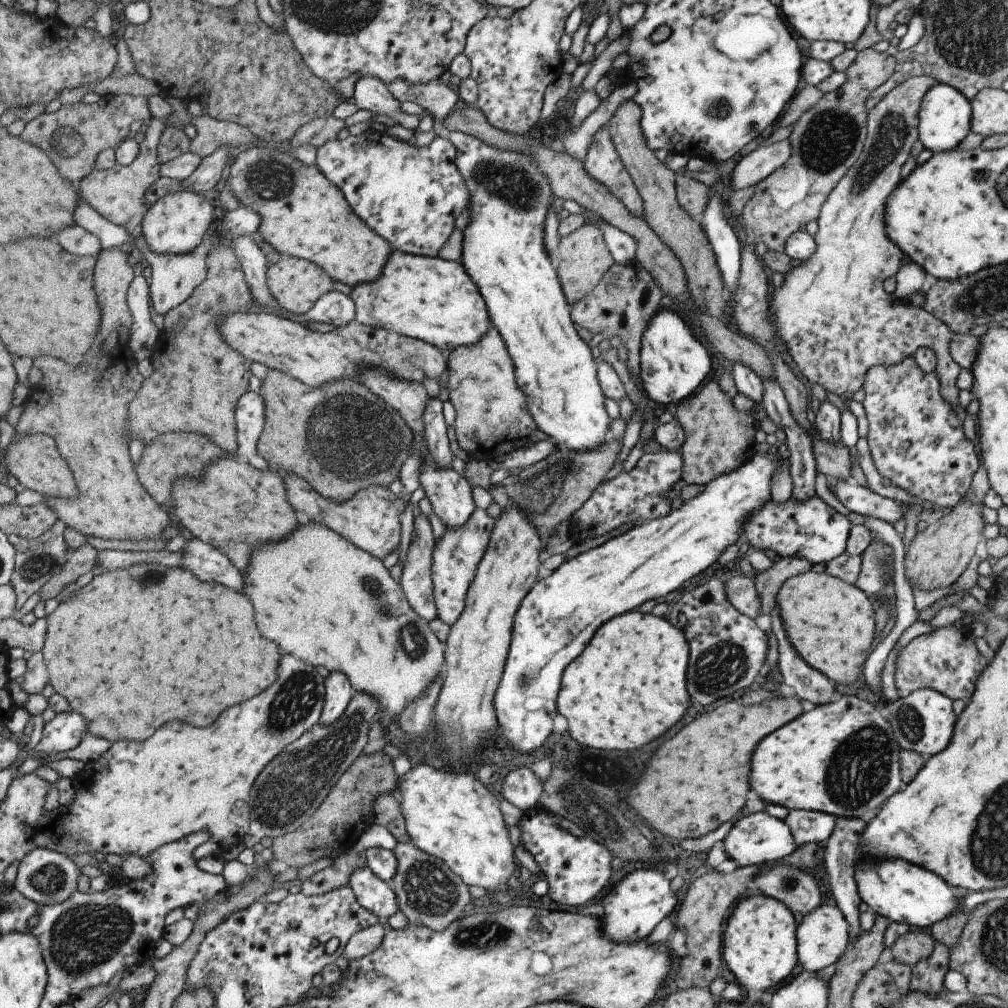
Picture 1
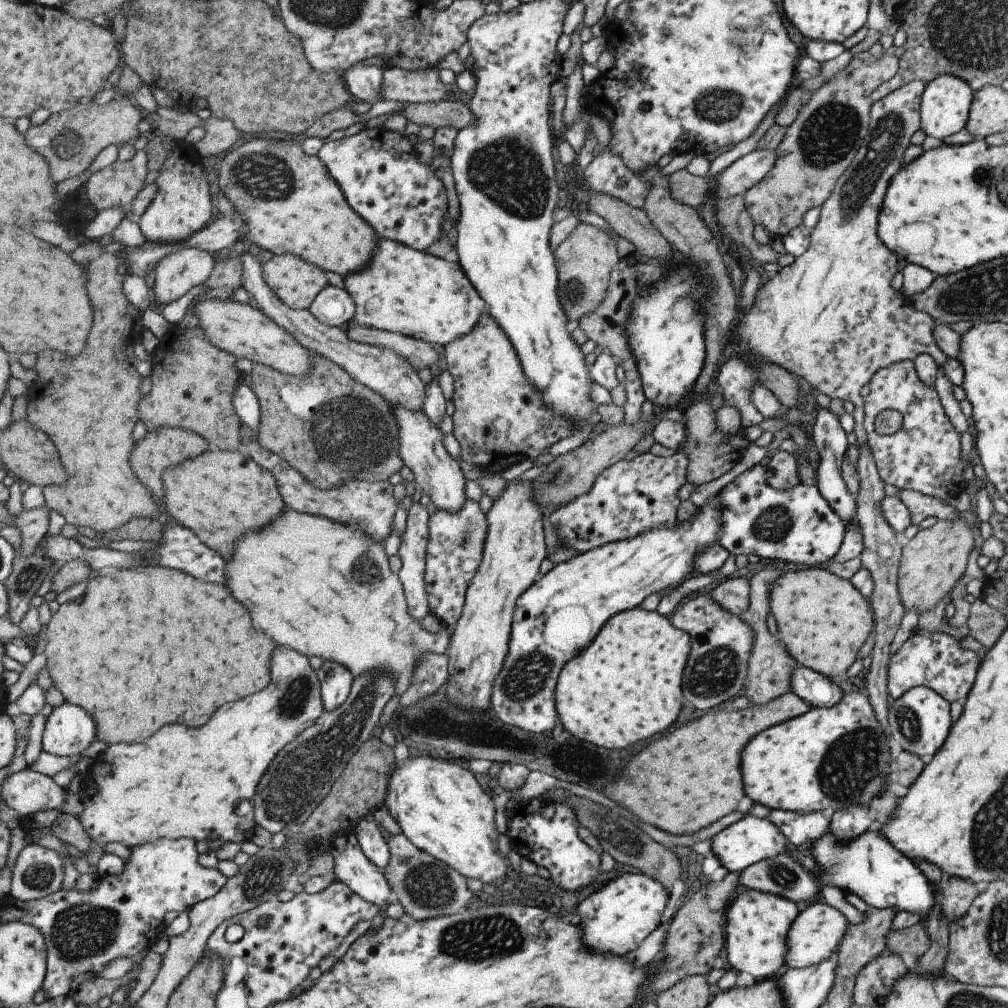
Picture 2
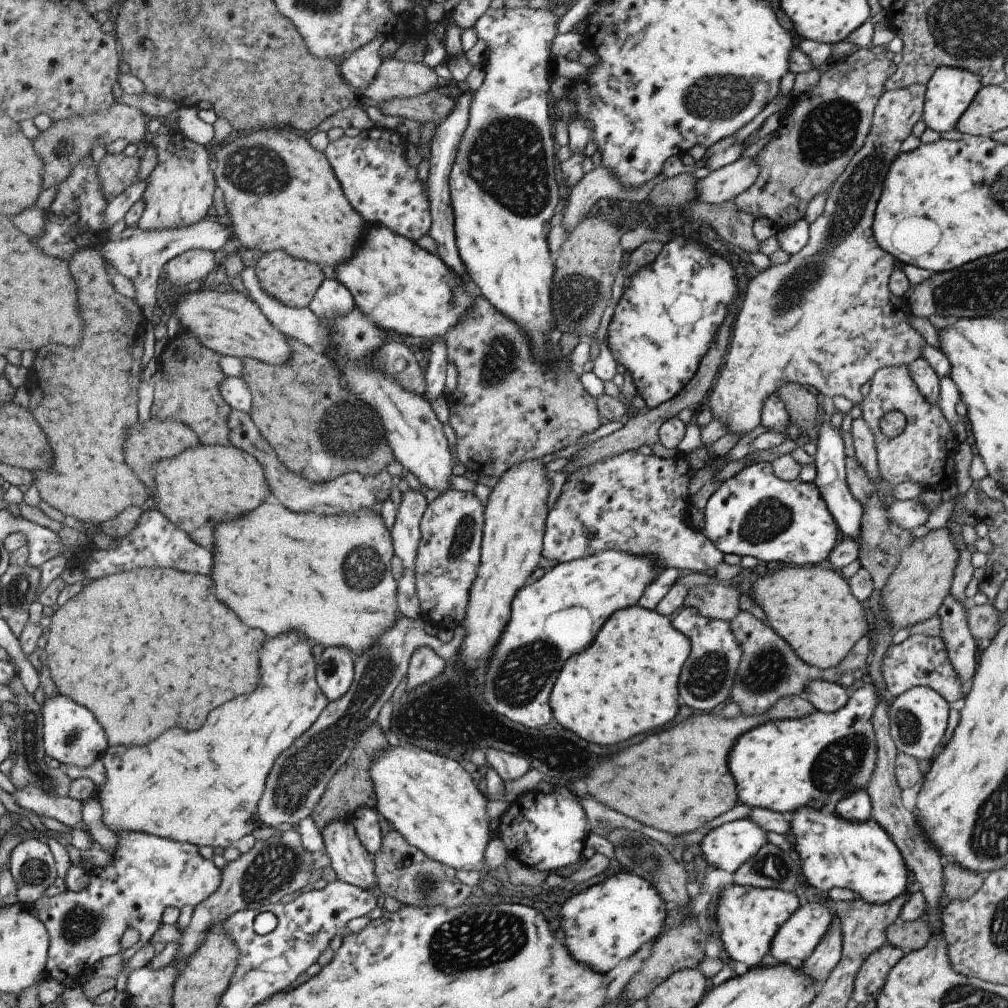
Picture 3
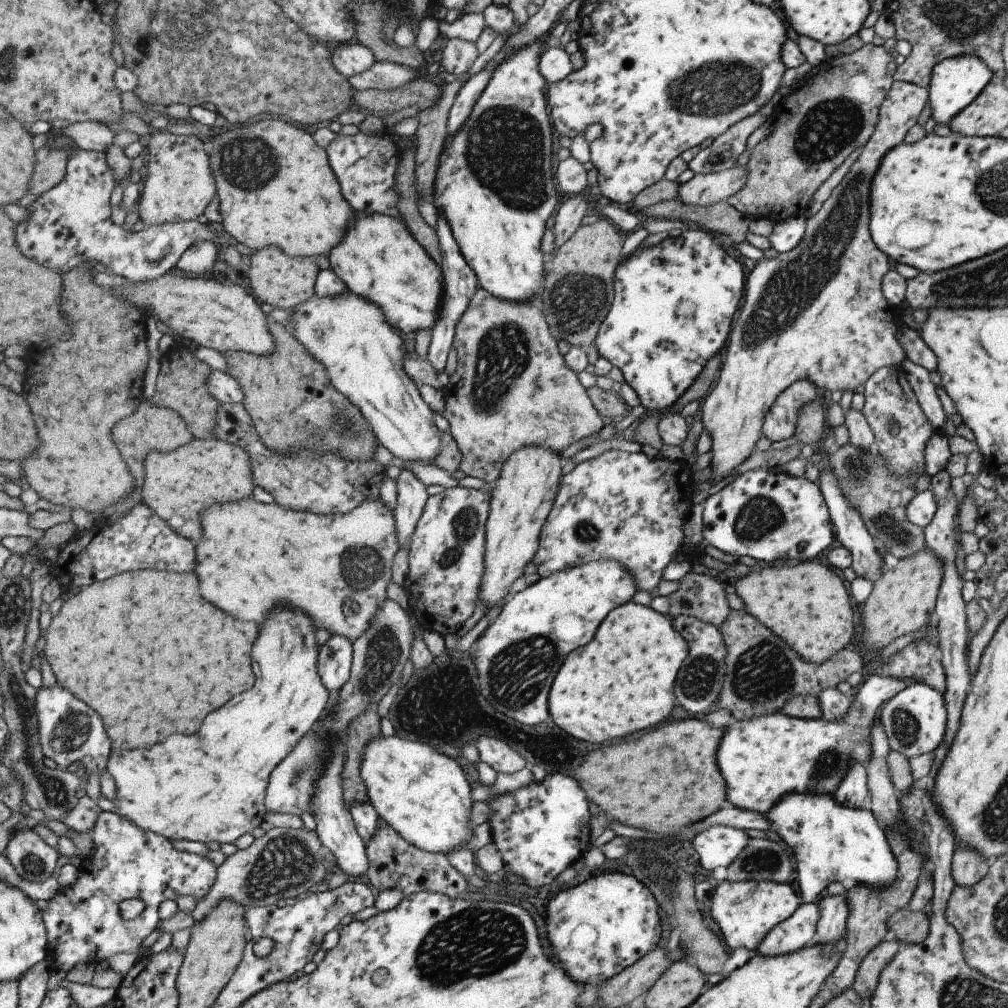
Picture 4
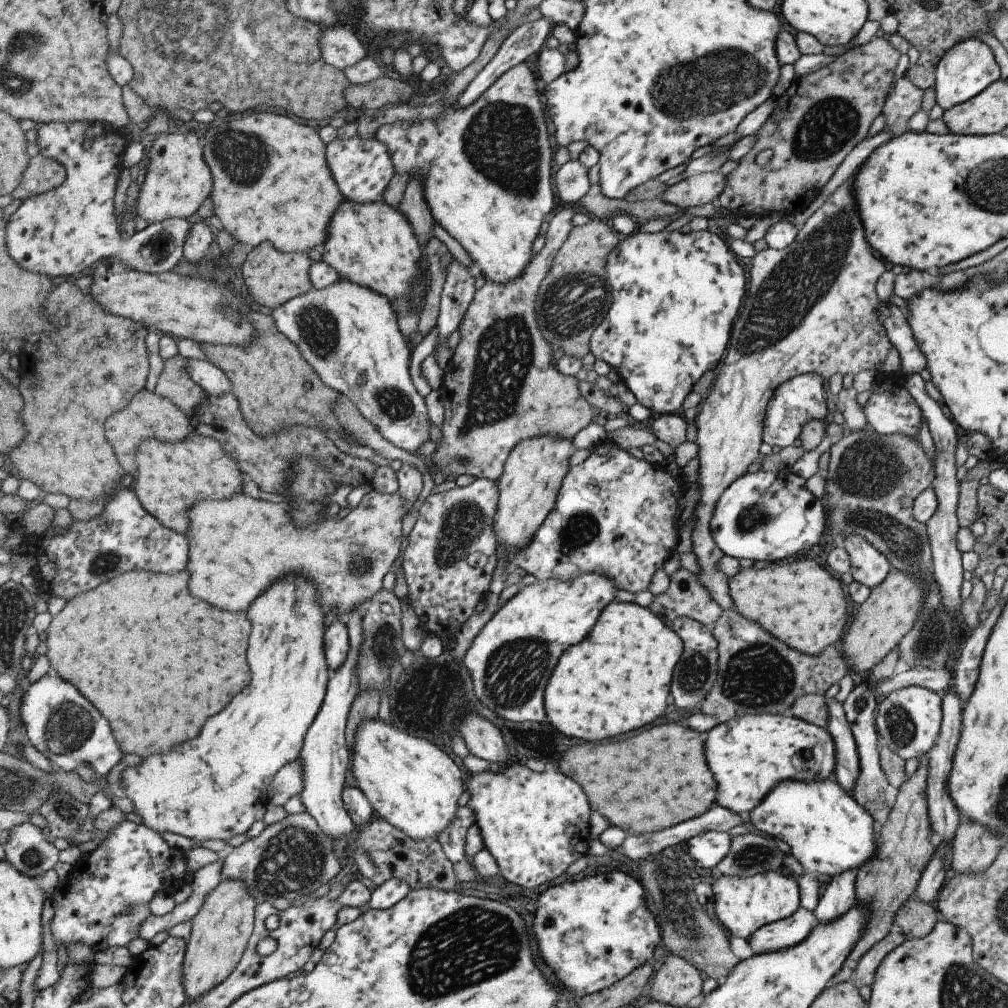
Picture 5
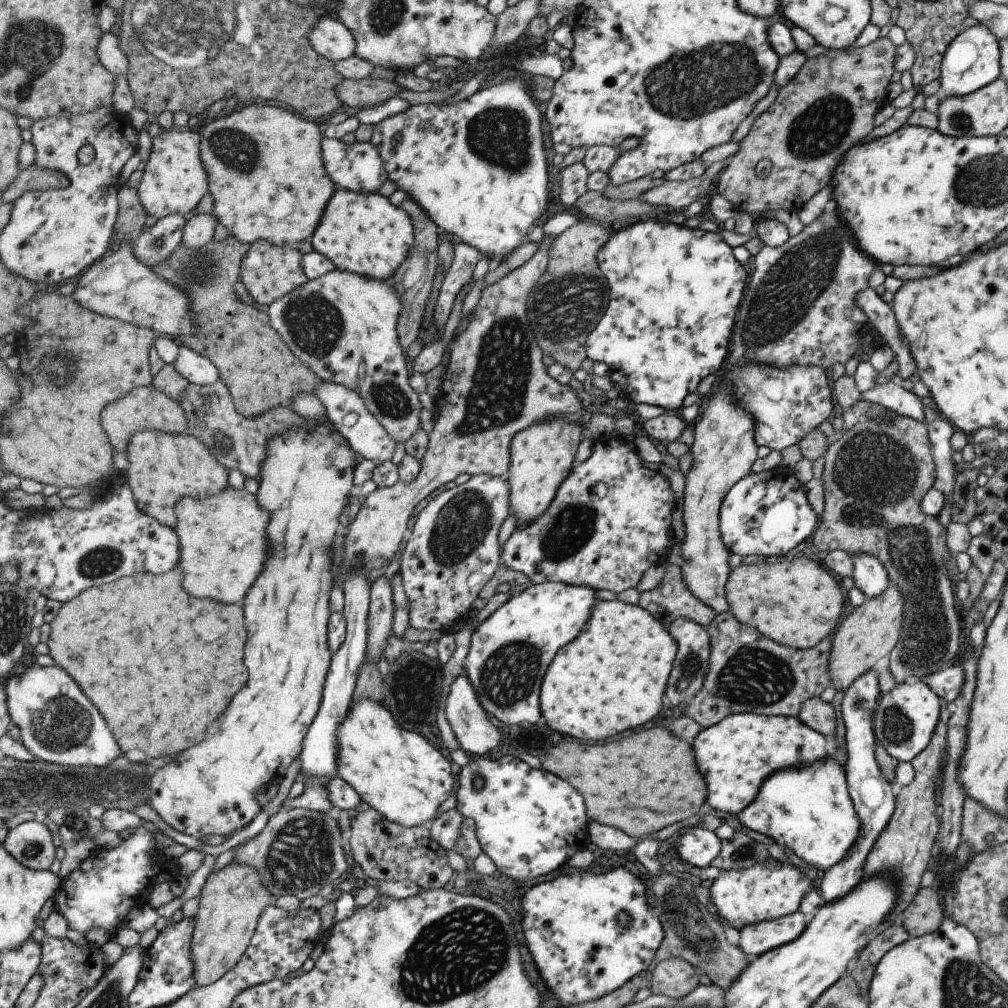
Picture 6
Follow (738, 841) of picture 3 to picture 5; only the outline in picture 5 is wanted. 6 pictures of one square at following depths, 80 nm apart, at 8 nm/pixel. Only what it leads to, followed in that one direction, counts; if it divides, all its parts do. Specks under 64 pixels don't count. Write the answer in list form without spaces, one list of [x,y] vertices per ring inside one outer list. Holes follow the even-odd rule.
[[[709,831],[688,838],[685,858],[688,864],[696,863],[704,868],[716,866],[720,858],[727,854],[730,838],[726,832]]]

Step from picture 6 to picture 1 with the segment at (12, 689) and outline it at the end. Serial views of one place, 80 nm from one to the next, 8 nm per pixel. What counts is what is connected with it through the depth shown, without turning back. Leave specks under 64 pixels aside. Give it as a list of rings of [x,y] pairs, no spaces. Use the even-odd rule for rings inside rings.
[[[75,710],[59,713],[44,726],[42,739],[35,750],[51,754],[69,752],[77,748],[87,735],[89,735],[89,722],[85,720],[83,714]]]

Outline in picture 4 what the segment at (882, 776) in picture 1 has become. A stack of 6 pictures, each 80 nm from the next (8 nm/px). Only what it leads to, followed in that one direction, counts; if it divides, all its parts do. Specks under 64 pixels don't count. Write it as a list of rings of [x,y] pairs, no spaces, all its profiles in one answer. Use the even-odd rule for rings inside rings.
[[[885,674],[870,675],[863,684],[852,692],[851,705],[846,715],[837,722],[821,719],[800,719],[784,715],[781,712],[750,718],[749,720],[732,720],[721,735],[717,744],[715,762],[719,766],[719,774],[725,780],[725,800],[735,808],[745,809],[756,813],[764,813],[775,804],[784,794],[828,794],[834,793],[837,783],[845,776],[846,770],[853,761],[865,764],[869,760],[869,728],[876,719],[880,706],[894,694],[906,686],[918,682],[914,678],[893,678]]]

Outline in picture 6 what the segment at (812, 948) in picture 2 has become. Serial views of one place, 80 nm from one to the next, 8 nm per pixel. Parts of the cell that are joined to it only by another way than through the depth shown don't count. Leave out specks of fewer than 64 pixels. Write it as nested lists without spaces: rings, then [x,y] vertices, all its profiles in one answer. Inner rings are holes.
[[[795,911],[783,917],[756,922],[754,925],[741,925],[737,930],[738,947],[744,954],[758,957],[796,939],[806,924],[806,918],[799,911]]]

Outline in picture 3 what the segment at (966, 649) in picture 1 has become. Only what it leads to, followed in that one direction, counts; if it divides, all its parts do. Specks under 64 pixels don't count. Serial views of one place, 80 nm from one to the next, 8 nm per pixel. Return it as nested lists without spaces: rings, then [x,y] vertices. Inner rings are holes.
[[[912,634],[901,644],[889,646],[881,658],[881,676],[887,688],[890,698],[895,698],[914,688],[915,686],[925,686],[937,692],[949,705],[956,705],[961,702],[963,694],[960,684],[956,680],[955,673],[948,663],[944,644],[939,636],[924,636],[923,634]]]

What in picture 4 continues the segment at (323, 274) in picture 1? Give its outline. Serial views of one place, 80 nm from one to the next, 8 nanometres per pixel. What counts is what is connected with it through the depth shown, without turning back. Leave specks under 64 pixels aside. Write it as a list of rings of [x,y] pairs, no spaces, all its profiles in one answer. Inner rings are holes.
[[[267,245],[246,260],[242,280],[261,304],[278,309],[295,309],[315,296],[320,269],[311,257],[293,257],[277,245]]]

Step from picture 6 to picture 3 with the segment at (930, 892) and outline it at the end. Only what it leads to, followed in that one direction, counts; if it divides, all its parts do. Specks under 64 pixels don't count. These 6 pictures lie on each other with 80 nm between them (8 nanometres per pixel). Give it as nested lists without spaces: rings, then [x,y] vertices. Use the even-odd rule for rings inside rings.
[[[917,918],[913,922],[902,922],[900,925],[889,924],[885,932],[886,942],[895,948],[907,952],[921,950],[929,942],[929,928],[922,918]]]

